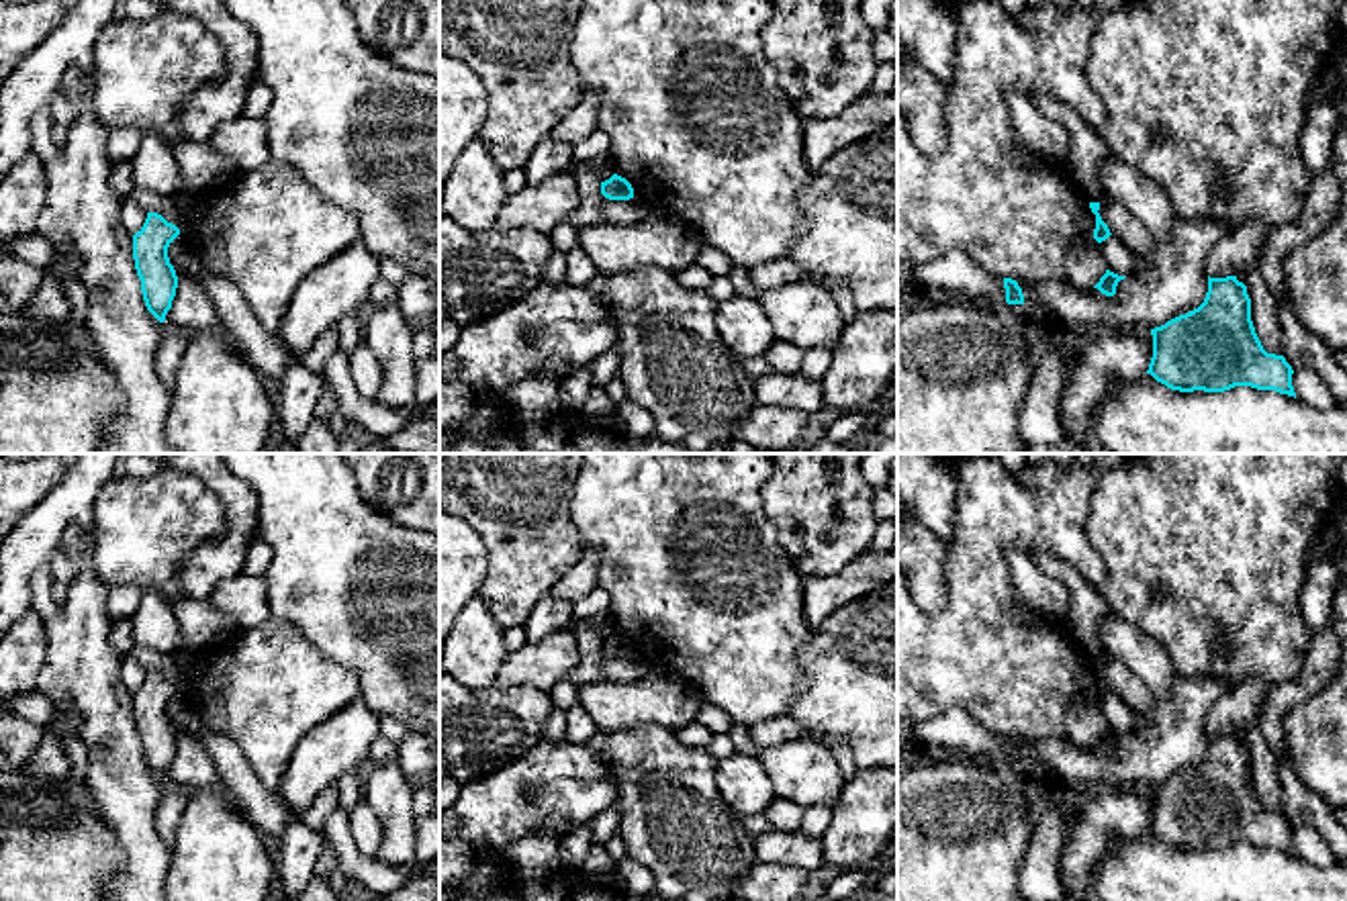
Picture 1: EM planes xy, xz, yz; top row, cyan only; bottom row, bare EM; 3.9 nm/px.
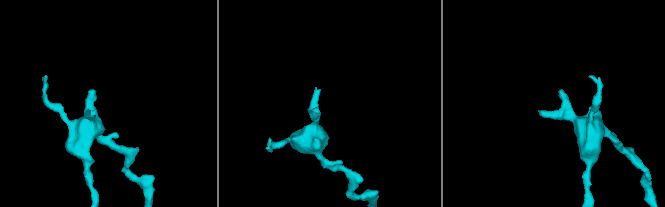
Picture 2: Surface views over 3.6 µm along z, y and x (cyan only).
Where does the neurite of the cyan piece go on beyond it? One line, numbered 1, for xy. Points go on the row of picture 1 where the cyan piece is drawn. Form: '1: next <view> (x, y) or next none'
1: next none

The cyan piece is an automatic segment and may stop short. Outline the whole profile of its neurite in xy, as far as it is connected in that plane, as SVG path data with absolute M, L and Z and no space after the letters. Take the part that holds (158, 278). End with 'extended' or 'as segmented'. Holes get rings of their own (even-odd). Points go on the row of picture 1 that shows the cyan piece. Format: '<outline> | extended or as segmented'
M147 212L143 227L133 235L133 259L143 300L159 323L166 321L178 288L178 276L168 257L168 247L178 235L180 229L157 212Z | as segmented

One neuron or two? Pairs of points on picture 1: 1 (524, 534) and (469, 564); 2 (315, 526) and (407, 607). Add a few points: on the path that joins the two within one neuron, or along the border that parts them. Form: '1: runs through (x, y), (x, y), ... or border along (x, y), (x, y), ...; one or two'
1: border along (460, 517), (485, 550), (485, 581), (477, 595); two
2: runs through (338, 548), (385, 595); one

